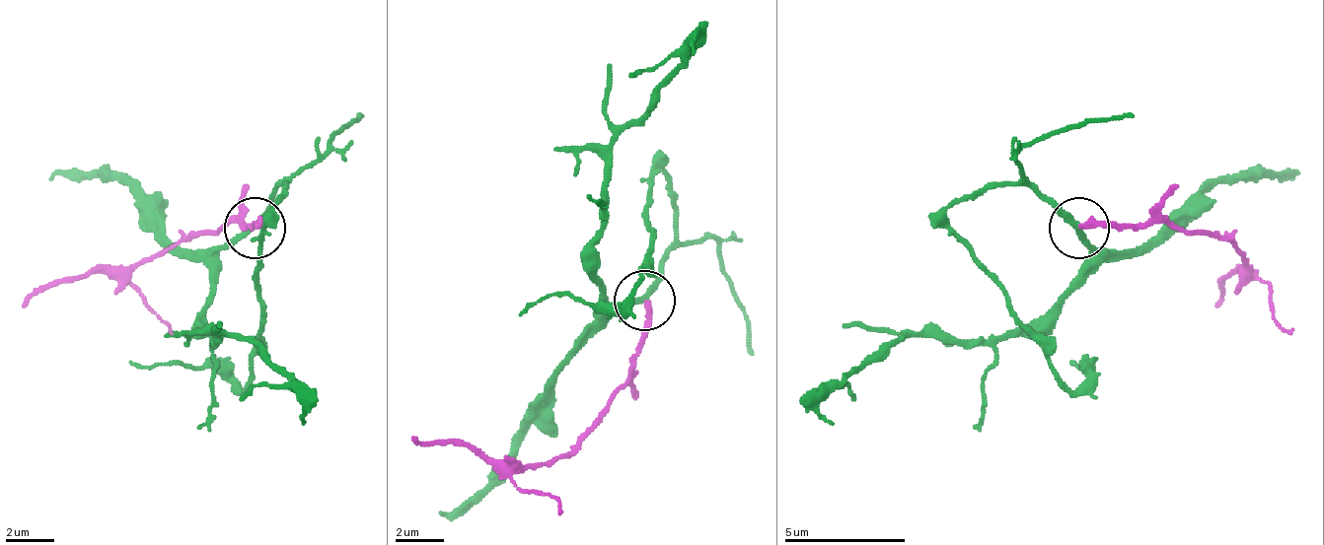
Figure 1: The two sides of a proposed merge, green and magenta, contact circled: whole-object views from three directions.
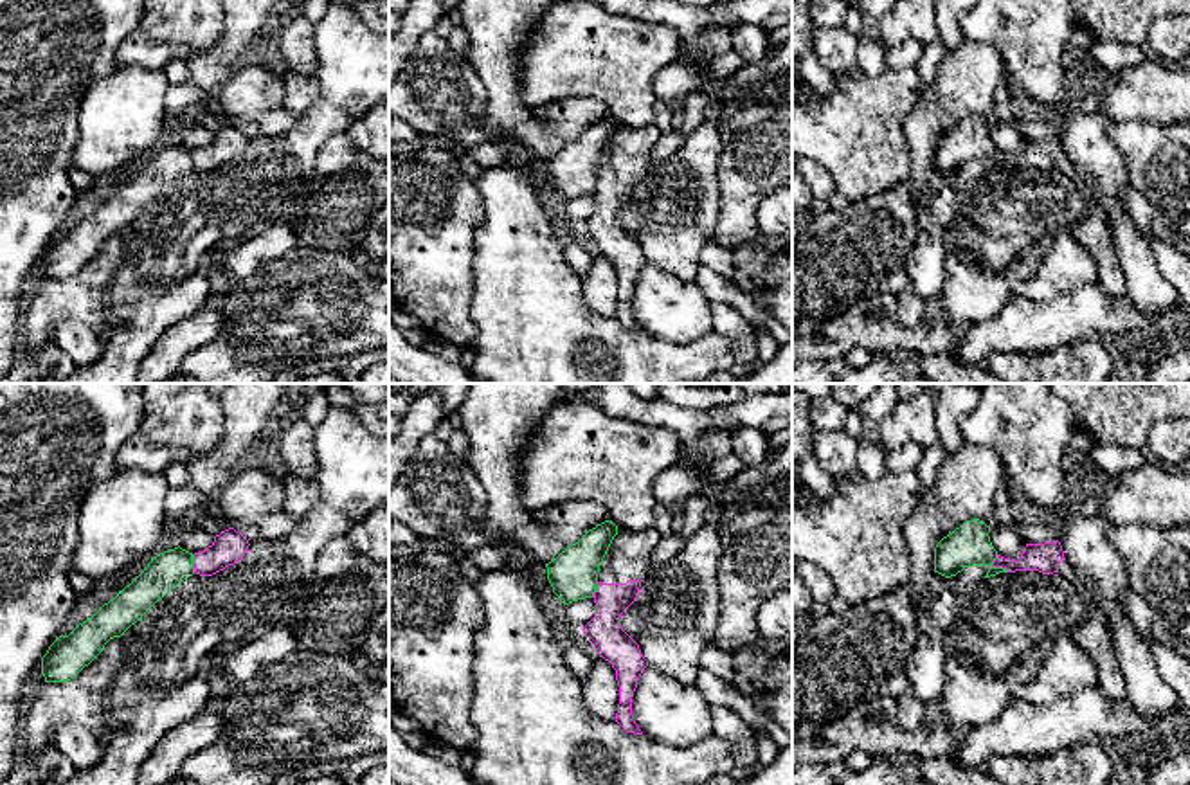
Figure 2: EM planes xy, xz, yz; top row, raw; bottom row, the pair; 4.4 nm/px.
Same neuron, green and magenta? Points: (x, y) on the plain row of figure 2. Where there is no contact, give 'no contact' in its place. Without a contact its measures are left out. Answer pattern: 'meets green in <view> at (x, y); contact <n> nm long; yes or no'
meets green in yz at (996, 164); contact 100 nm long; no

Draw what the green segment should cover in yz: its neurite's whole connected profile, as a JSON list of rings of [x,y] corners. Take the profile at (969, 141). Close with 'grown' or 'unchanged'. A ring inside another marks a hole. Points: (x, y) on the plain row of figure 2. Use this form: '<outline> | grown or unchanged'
[[[972,115],[943,133],[934,144],[934,169],[951,175],[972,162],[987,162],[988,169],[985,175],[1008,169],[1003,164],[992,162],[997,148],[988,130],[990,122],[979,115]]] | unchanged

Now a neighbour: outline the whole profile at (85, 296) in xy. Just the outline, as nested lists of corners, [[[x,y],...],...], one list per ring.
[[[113,234],[74,275],[41,281],[23,306],[23,349],[38,355],[52,340],[56,324],[67,319],[81,320],[90,329],[103,333],[121,265],[122,238]]]

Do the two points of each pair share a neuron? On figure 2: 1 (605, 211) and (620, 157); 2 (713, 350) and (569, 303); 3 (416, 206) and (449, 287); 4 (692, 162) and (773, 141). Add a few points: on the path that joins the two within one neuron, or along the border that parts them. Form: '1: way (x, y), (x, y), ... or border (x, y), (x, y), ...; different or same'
1: way (611, 198), (620, 170); same
2: way (677, 357), (623, 357), (605, 339); same
3: way (416, 225), (416, 242), (429, 267); same
4: border (713, 119), (721, 143), (719, 198); different

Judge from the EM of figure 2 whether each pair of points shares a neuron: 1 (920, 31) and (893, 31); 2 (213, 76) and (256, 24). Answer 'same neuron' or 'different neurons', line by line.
1: same neuron
2: same neuron

